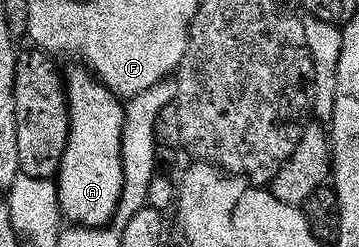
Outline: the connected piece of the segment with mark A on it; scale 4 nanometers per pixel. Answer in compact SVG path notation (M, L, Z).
M78 67L69 73L66 82L67 105L71 108L71 134L63 162L59 168L59 206L63 208L64 218L72 226L80 229L101 229L112 224L115 213L120 212L119 204L123 198L123 184L127 179L123 170L123 132L127 110L124 102L102 81L96 79L86 68Z

